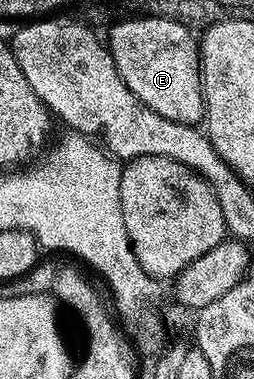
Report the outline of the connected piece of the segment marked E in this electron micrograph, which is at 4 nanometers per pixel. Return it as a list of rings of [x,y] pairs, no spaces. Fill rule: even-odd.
[[[128,16],[109,32],[108,38],[106,34],[106,45],[122,80],[126,80],[130,92],[134,92],[142,104],[154,108],[154,112],[158,112],[158,116],[166,116],[166,120],[200,124],[206,118],[204,80],[200,77],[200,47],[197,39],[192,39],[192,34],[189,27],[169,18]]]

